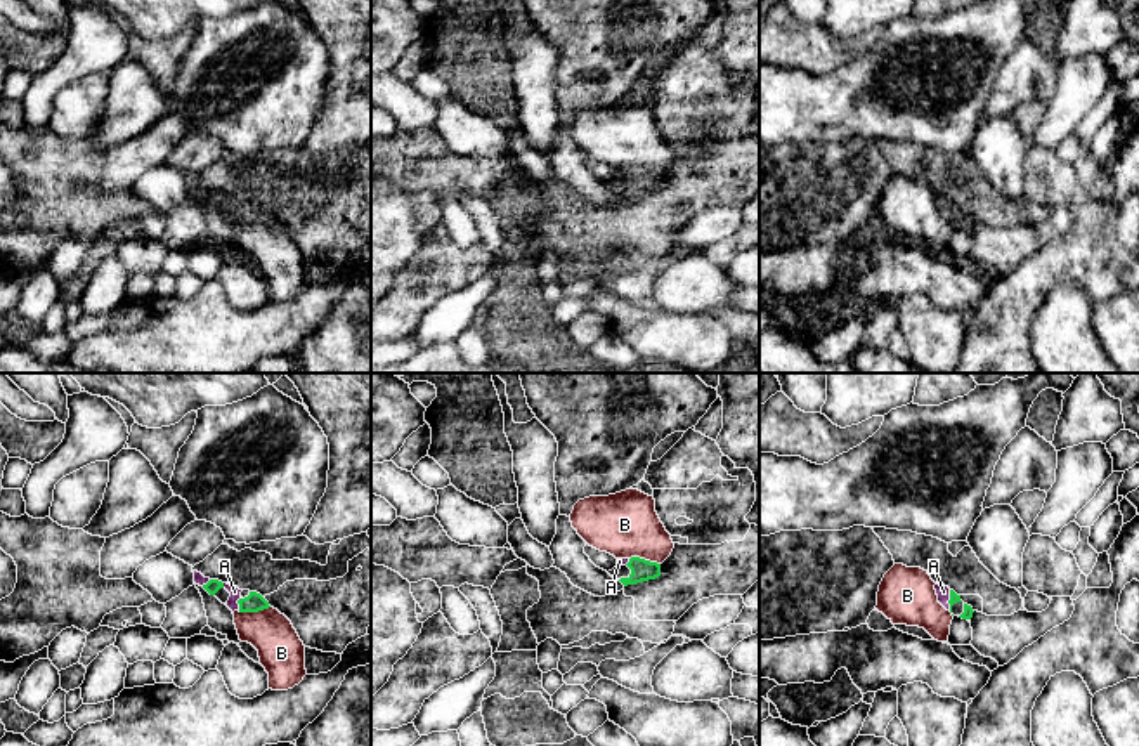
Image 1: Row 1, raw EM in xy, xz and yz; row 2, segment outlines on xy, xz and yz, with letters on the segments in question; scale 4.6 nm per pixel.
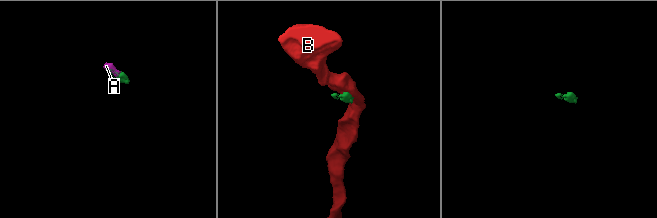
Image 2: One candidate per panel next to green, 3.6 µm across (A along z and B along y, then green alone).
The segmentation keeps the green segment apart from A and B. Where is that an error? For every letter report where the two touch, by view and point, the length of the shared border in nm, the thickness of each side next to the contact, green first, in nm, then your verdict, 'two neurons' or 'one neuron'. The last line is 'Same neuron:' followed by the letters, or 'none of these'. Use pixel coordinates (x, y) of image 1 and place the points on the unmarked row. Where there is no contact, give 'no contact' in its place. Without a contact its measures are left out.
A: contact xy (238, 214); length 70 nm; calibres 90 and 50 nm; one neuron
B: contact xy (253, 222); length 150 nm; calibres 90 and 220 nm; two neurons
Same neuron: A

